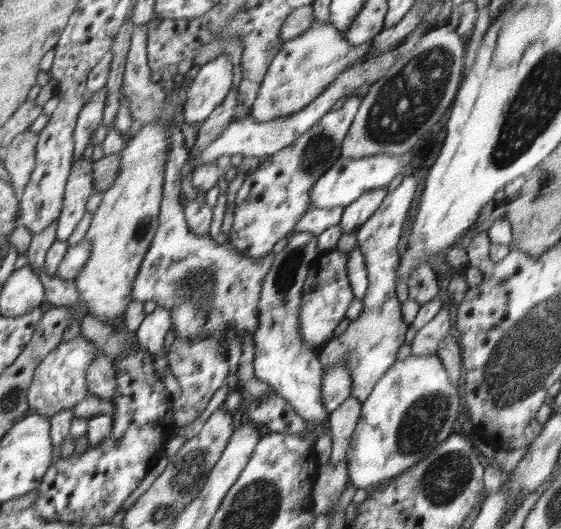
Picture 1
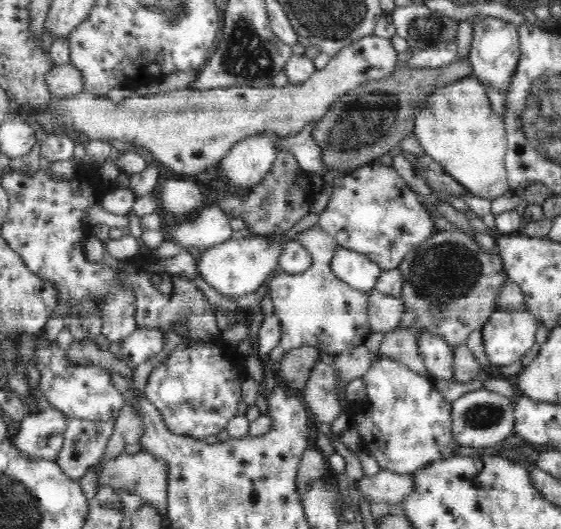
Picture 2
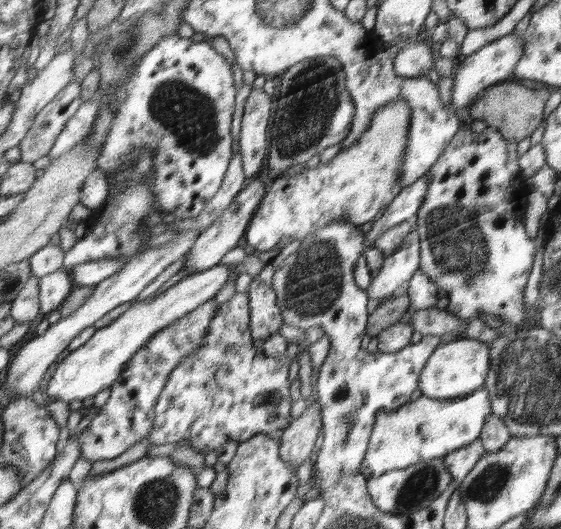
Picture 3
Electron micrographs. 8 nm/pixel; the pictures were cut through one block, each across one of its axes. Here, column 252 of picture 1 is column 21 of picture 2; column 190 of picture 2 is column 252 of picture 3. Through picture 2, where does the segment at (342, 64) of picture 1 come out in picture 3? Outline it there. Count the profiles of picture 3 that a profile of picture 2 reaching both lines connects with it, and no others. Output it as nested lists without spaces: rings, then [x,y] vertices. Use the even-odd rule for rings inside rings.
[[[253,89],[243,108],[239,152],[242,156],[243,171],[248,181],[260,170],[262,160],[268,154],[268,150],[266,150],[266,128],[270,128],[268,120],[270,120],[272,102],[273,98],[270,98],[266,92]]]

